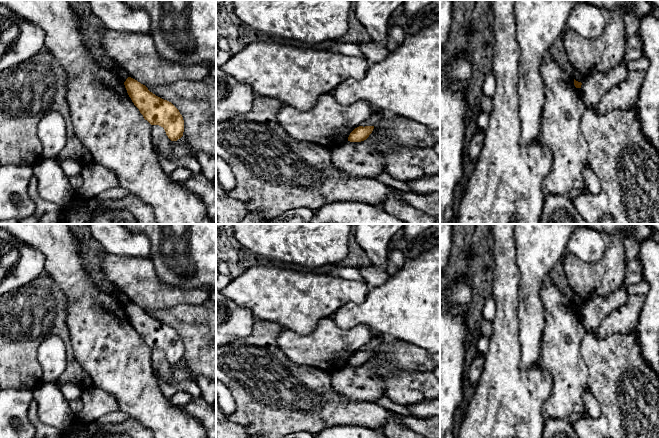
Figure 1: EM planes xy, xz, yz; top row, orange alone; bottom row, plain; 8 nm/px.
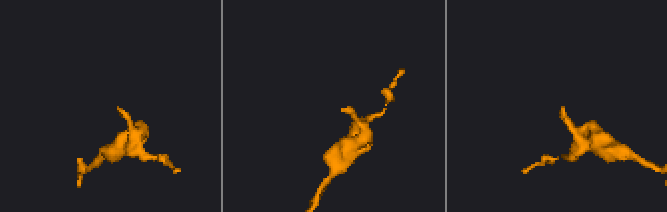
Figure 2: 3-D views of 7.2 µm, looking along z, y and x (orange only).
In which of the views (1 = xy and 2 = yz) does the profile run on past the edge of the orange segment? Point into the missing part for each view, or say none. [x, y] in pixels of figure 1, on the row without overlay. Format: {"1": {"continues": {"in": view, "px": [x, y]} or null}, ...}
{"1": {"continues": null}, "2": {"continues": null}}

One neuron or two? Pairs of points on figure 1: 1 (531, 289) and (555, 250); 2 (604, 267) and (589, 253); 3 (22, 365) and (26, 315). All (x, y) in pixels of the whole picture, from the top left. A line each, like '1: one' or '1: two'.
1: one
2: two
3: one

